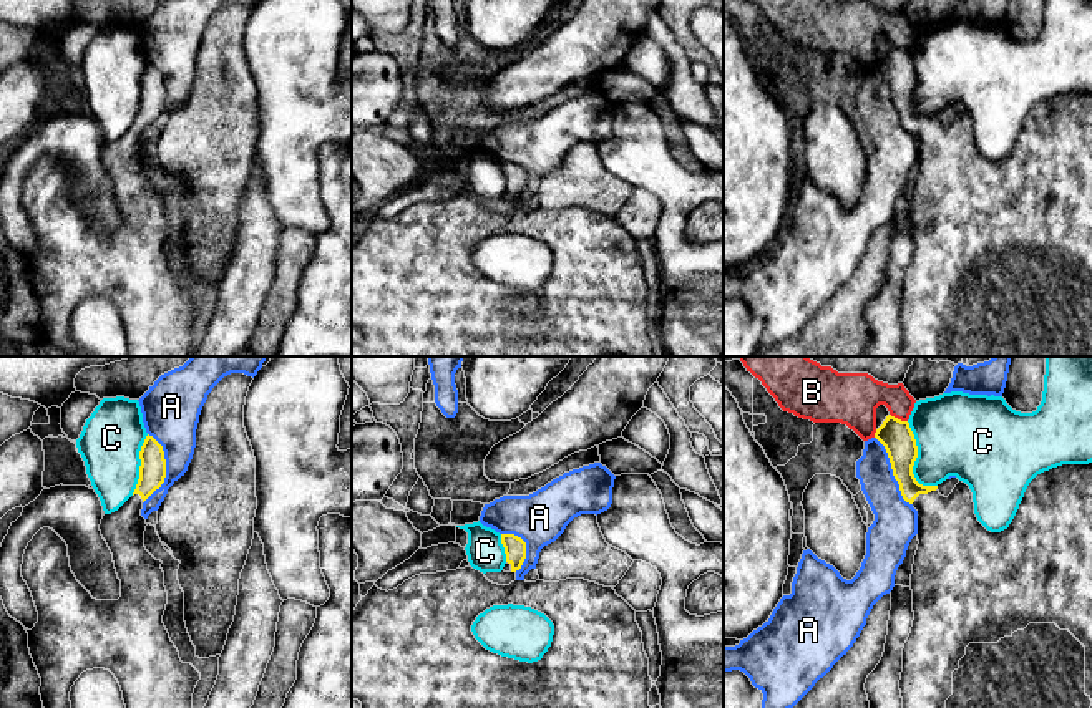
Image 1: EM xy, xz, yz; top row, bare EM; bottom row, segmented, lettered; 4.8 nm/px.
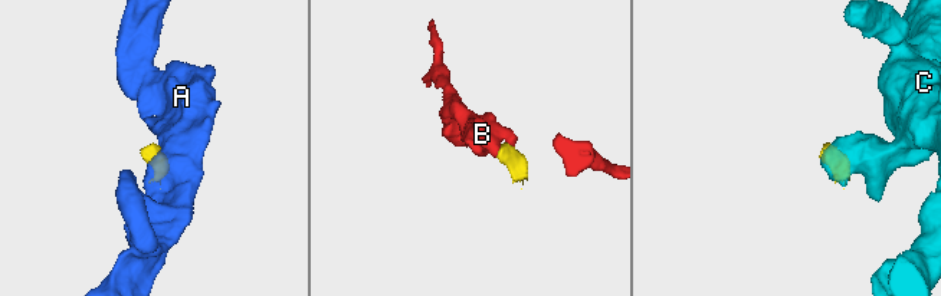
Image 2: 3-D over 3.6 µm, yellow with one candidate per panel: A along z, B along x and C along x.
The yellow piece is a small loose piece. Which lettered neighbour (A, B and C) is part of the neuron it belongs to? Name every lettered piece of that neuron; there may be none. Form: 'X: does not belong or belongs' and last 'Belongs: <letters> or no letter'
A: does not belong
B: does not belong
C: does not belong
Belongs: no letter

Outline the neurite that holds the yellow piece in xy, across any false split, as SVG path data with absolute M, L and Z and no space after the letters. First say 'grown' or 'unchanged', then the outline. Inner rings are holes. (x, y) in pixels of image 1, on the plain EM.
grown; M149 63L141 75L139 88L139 108L133 124L118 139L105 143L100 153L121 209L118 229L91 225L71 201L66 171L50 156L40 158L23 182L22 206L38 240L35 255L25 259L30 284L41 307L43 337L75 356L91 356L73 342L70 320L80 303L93 297L110 298L118 308L126 333L126 356L191 356L194 350L193 322L201 302L191 292L181 290L169 267L163 252L168 232L163 191L144 176L148 153L141 144L143 131L166 106L163 75Z

